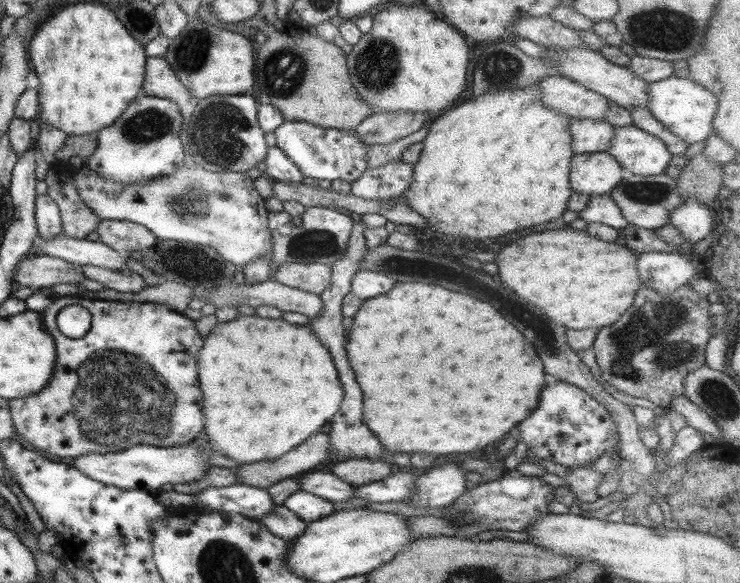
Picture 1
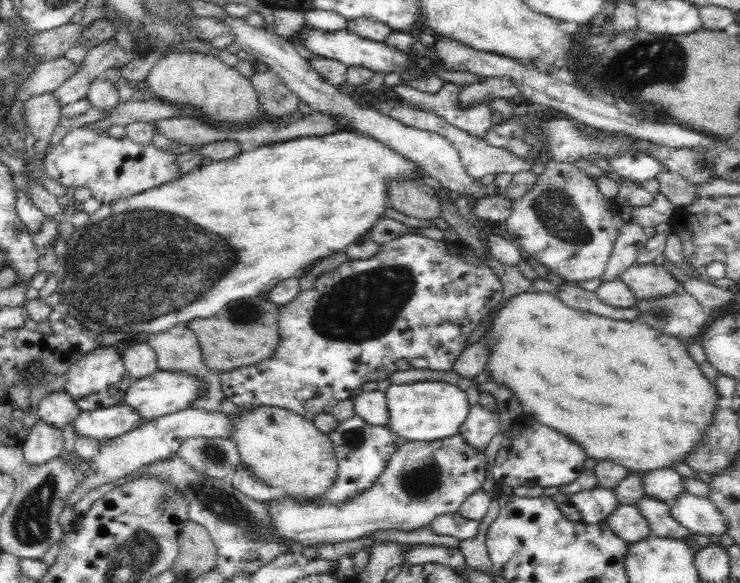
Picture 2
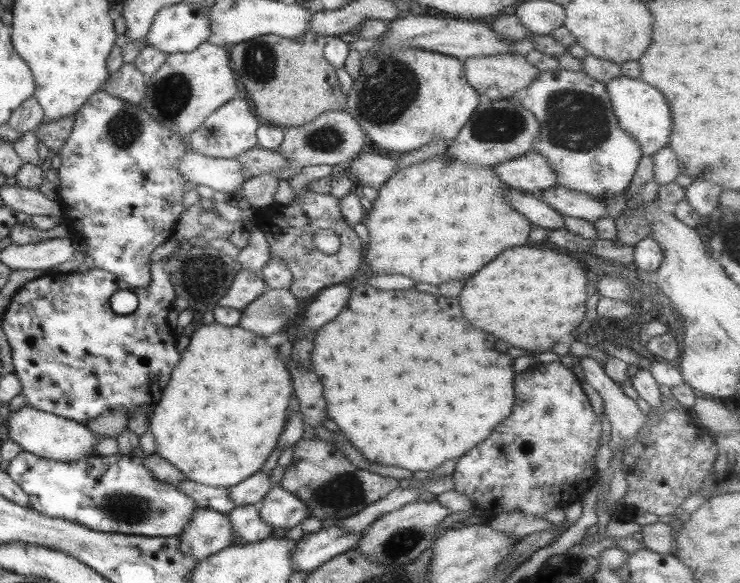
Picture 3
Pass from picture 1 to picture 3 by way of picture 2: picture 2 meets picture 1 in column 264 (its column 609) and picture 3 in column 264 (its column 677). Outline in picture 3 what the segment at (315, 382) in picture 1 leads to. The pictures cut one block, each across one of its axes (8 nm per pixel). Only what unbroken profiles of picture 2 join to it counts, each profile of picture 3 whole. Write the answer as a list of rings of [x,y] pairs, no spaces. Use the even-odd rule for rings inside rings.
[[[213,322],[207,325],[202,324],[198,329],[195,329],[189,338],[189,343],[185,350],[179,354],[179,362],[171,370],[169,374],[170,380],[166,388],[163,388],[161,399],[153,408],[148,419],[148,432],[151,432],[155,439],[157,449],[154,453],[177,468],[185,476],[185,480],[212,487],[227,488],[235,486],[235,484],[239,484],[239,482],[245,480],[251,474],[259,471],[266,457],[278,446],[279,434],[283,430],[283,424],[285,424],[285,412],[287,412],[287,404],[289,404],[293,388],[291,388],[289,374],[287,374],[288,369],[285,369],[283,361],[277,358],[276,348],[267,346],[267,340],[269,339],[249,332],[239,327],[239,325],[226,327]]]

